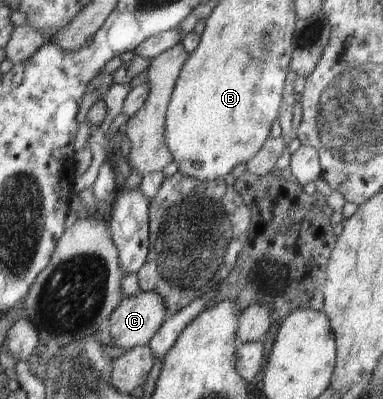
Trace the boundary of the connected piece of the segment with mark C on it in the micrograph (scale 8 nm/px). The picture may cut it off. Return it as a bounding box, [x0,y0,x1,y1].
[109,290,167,350]

